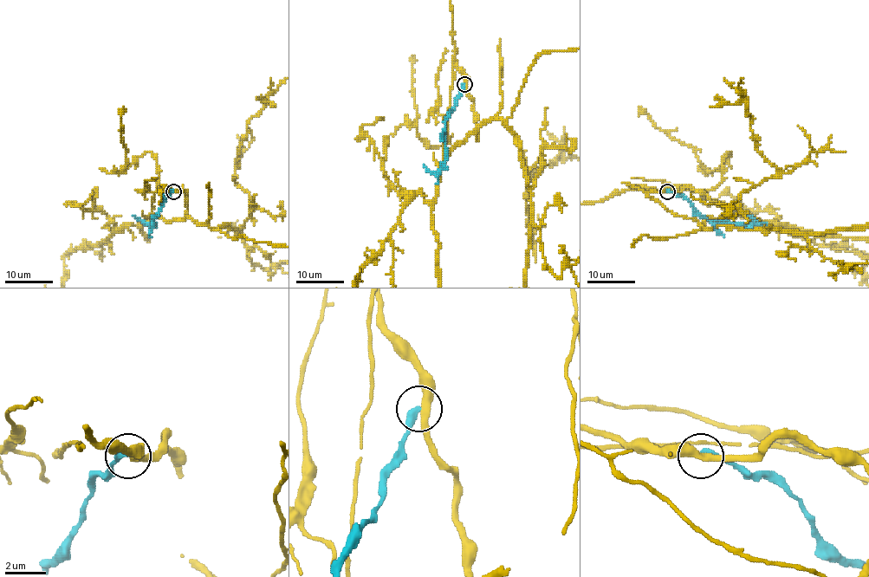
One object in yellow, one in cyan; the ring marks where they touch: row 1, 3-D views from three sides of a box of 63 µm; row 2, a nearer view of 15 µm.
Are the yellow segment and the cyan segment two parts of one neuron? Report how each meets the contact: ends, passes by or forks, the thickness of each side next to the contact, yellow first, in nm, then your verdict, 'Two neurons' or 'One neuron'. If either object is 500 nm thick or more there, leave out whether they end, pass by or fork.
At the ring yellow passes by. At the ring cyan ends. Thickness 360 nm (yellow) against 360 nm. Two neurons

